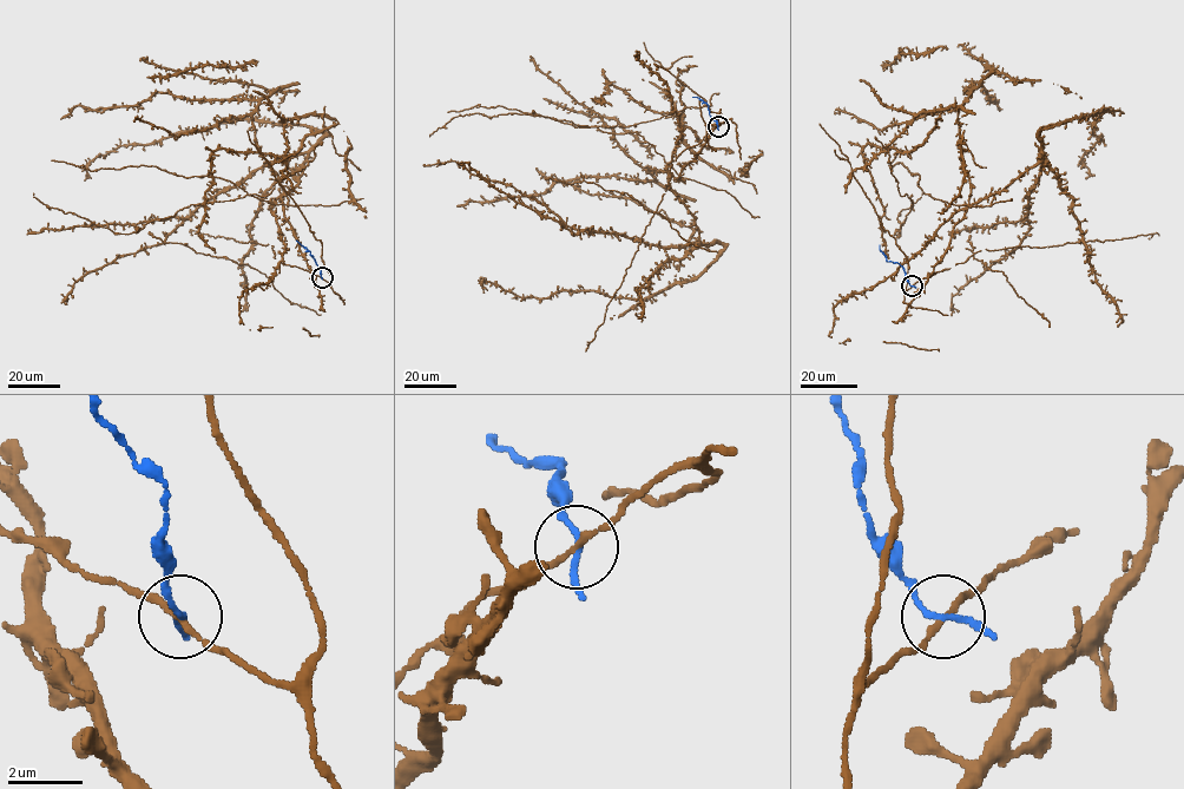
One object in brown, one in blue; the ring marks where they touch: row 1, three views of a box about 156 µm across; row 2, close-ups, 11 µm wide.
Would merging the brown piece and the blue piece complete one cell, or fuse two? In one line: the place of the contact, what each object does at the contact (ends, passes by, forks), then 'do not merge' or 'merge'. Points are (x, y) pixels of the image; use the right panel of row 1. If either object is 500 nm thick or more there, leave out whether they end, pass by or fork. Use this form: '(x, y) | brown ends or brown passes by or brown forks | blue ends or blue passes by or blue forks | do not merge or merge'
(912, 285) | brown passes by | blue passes by | do not merge

